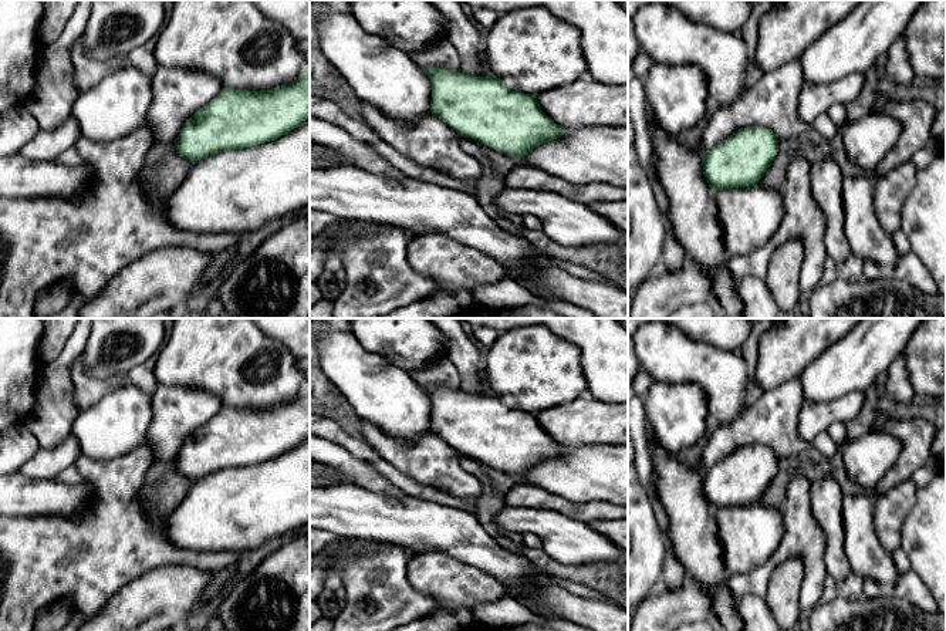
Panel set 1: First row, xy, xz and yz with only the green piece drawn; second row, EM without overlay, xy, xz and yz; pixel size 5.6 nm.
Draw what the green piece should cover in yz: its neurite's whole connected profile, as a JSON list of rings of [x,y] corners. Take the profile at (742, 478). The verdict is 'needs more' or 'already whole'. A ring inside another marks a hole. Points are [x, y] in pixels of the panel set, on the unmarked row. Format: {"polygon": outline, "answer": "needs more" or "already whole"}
{"polygon": [[[766,445],[741,446],[705,470],[703,493],[713,510],[757,502],[778,470],[778,458]]], "answer": "already whole"}

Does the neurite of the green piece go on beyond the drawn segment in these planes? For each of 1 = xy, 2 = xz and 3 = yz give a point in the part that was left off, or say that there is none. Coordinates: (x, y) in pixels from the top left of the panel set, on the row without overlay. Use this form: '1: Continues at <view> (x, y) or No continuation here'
1: No continuation here
2: No continuation here
3: No continuation here

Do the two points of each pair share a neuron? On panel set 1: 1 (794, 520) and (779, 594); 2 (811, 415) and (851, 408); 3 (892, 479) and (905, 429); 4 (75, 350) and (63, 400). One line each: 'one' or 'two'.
1: two
2: one
3: one
4: one

